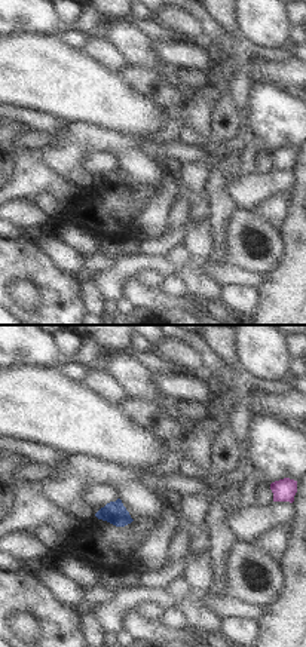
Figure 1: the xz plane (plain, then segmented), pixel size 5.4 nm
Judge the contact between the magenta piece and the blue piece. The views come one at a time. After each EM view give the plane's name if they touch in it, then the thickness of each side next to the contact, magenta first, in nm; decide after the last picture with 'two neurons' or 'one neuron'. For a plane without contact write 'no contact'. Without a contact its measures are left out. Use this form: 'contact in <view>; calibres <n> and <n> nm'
no contact

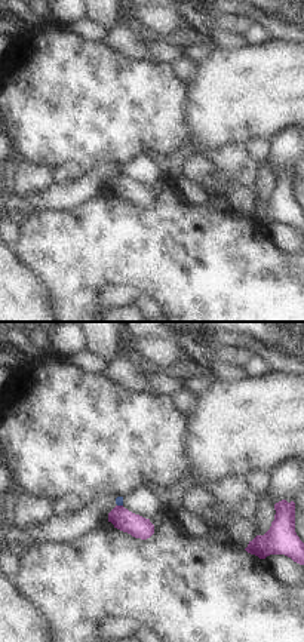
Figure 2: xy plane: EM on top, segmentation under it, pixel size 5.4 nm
contact in xy; calibres 120 and 50 nm

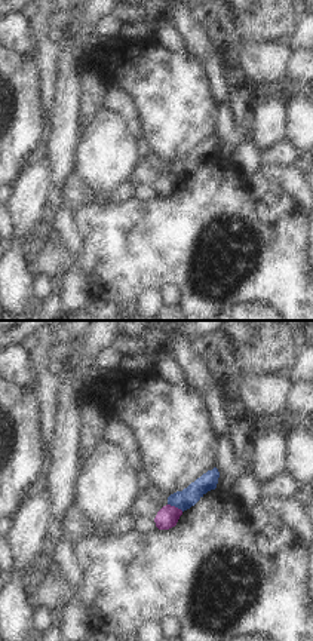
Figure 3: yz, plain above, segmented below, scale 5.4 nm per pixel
contact in yz; calibres 120 and 100 nm

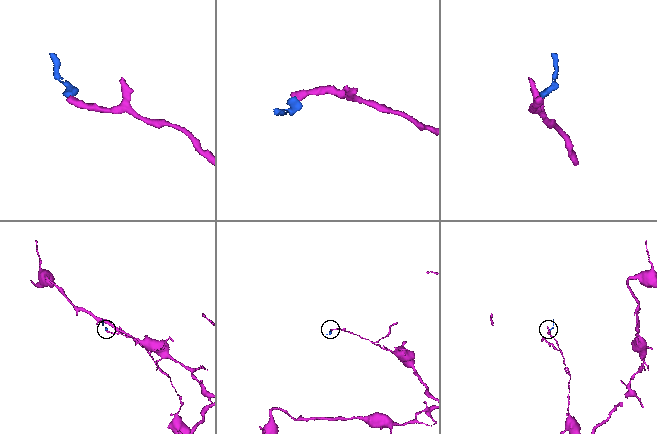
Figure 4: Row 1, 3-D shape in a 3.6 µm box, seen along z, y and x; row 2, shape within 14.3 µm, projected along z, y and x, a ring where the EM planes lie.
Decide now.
two neurons

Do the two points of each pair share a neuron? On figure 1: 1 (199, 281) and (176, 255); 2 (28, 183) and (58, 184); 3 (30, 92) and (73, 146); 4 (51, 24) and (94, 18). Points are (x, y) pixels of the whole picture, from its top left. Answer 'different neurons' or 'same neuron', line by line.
1: same neuron
2: same neuron
3: different neurons
4: same neuron

